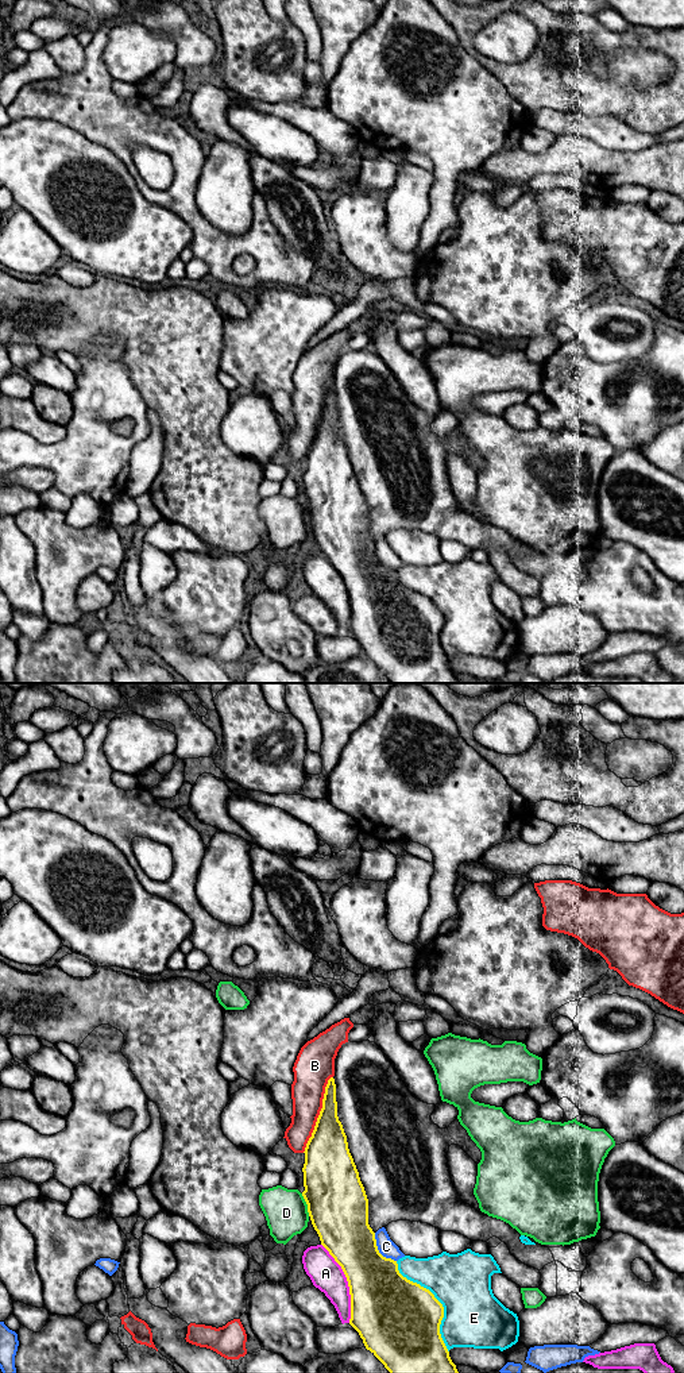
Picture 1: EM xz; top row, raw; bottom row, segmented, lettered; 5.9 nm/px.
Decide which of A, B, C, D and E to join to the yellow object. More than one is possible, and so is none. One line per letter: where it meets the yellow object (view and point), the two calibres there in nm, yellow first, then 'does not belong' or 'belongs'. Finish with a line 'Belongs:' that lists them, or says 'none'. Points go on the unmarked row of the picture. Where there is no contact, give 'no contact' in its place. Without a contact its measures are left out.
A: xz (348, 591) | 400/190 nm | does not belong
B: xz (320, 423) | 260/200 nm | belongs
C: xz (378, 559) | 340/100 nm | does not belong
D: xz (306, 512) | 360/260 nm | does not belong
E: xz (439, 610) | 460/360 nm | does not belong
Belongs: B

